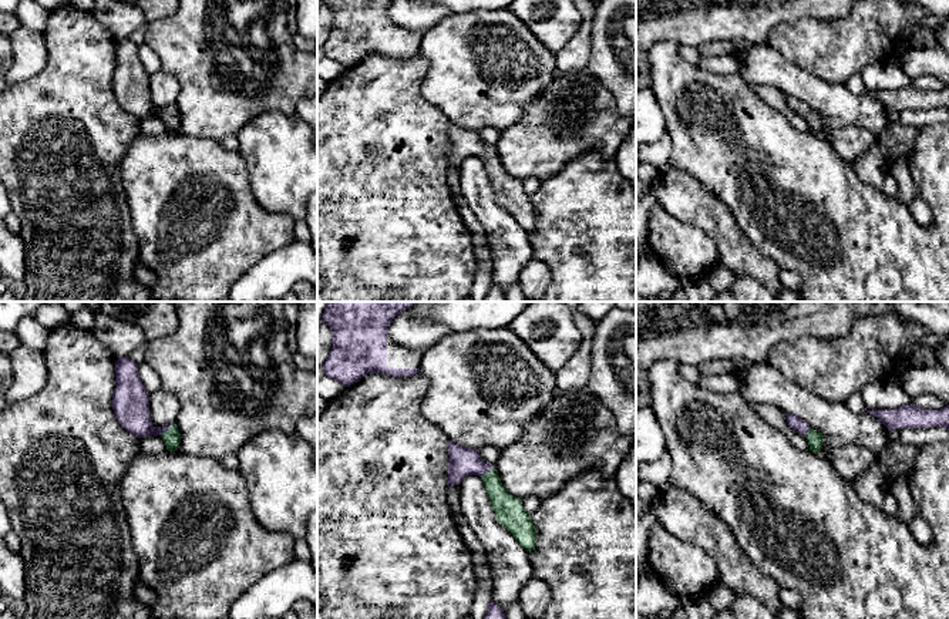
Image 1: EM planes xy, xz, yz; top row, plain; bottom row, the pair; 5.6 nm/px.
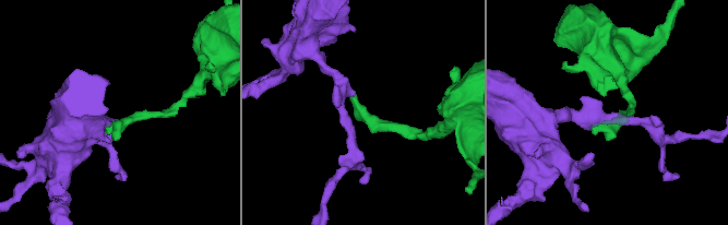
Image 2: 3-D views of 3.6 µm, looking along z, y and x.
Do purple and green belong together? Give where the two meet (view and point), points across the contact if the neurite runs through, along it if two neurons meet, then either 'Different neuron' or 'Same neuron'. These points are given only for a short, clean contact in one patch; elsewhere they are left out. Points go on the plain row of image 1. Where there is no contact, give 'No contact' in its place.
Touches purple at xy (167, 111). Path across: xy (131, 86), (152, 113), (167, 111), (172, 118). Same neuron

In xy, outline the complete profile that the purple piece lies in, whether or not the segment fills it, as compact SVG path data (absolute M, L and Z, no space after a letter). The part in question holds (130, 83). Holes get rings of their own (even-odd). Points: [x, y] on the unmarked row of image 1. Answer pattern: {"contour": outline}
{"contour": "M129 38L115 43L115 71L112 91L118 104L138 120L161 117L168 132L176 132L181 114L175 105L155 110L149 94L149 74L145 71L138 46Z"}

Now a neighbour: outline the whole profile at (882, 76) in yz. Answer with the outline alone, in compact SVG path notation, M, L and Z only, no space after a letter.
M892 60L869 63L859 74L866 91L902 90L913 84Z

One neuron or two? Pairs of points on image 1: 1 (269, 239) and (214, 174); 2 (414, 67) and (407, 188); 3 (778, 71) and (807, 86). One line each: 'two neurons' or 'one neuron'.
1: one neuron
2: one neuron
3: one neuron

